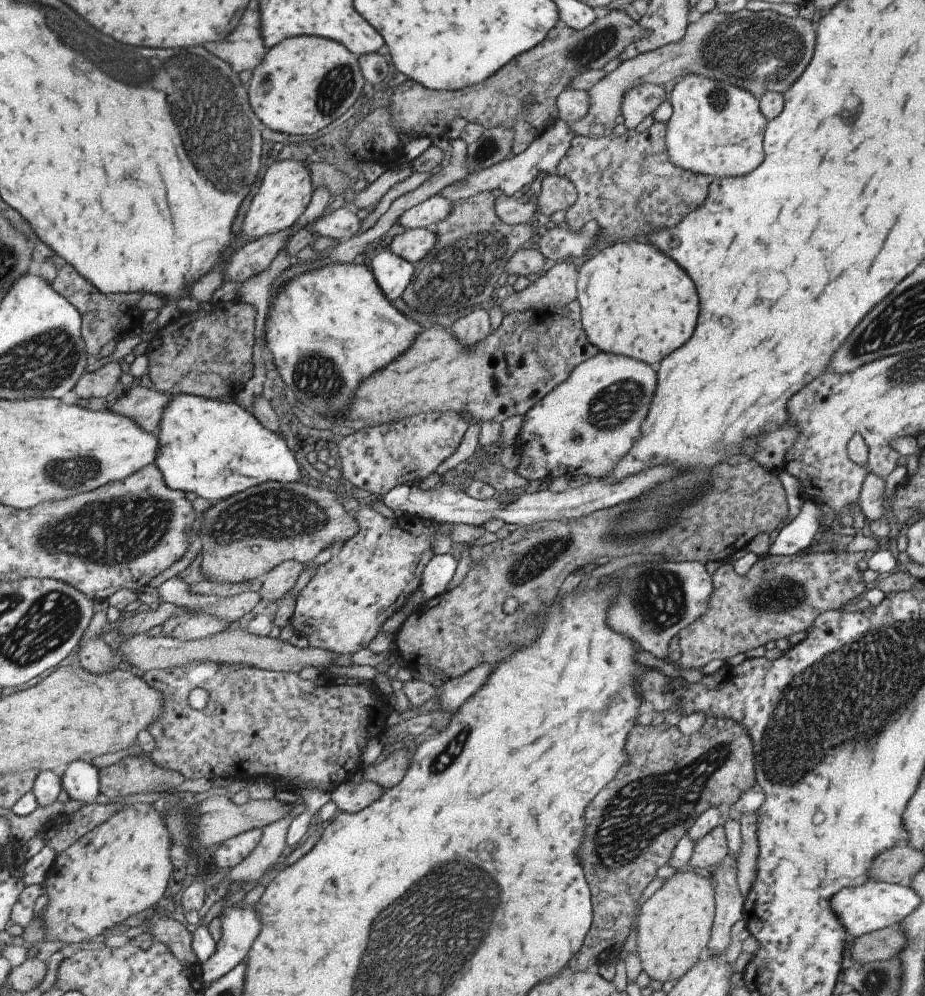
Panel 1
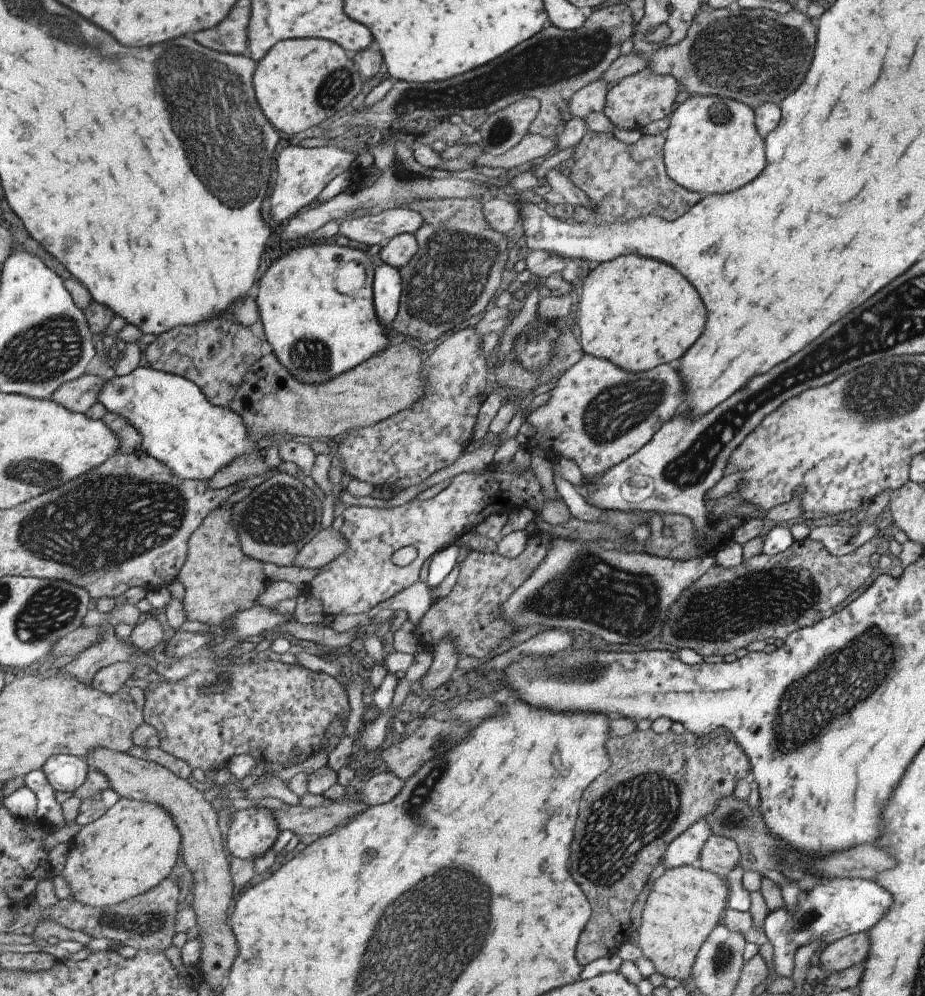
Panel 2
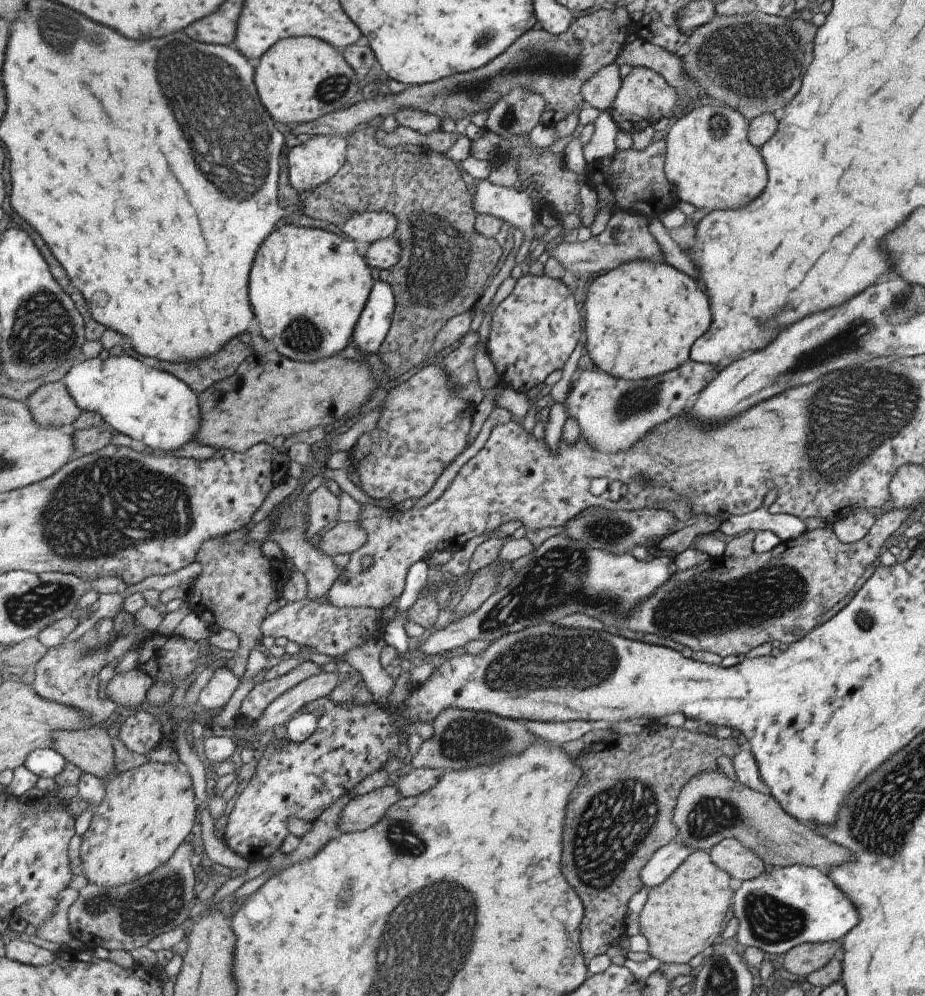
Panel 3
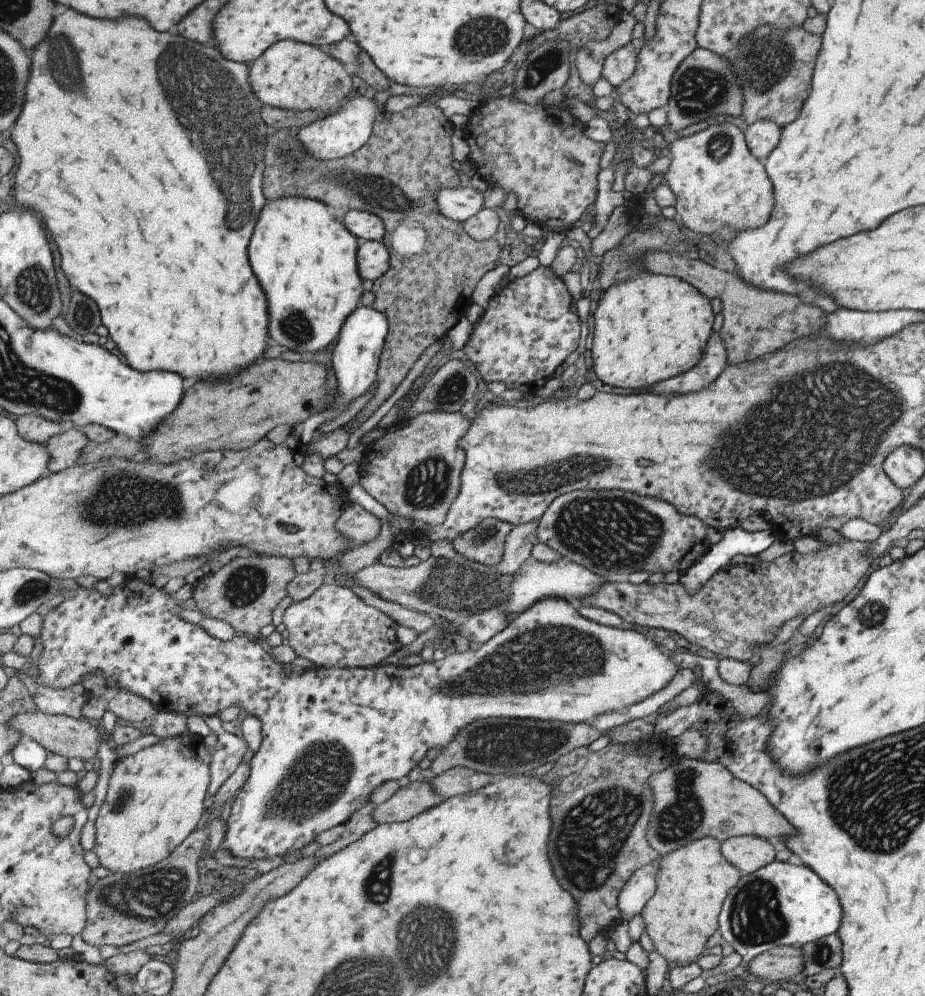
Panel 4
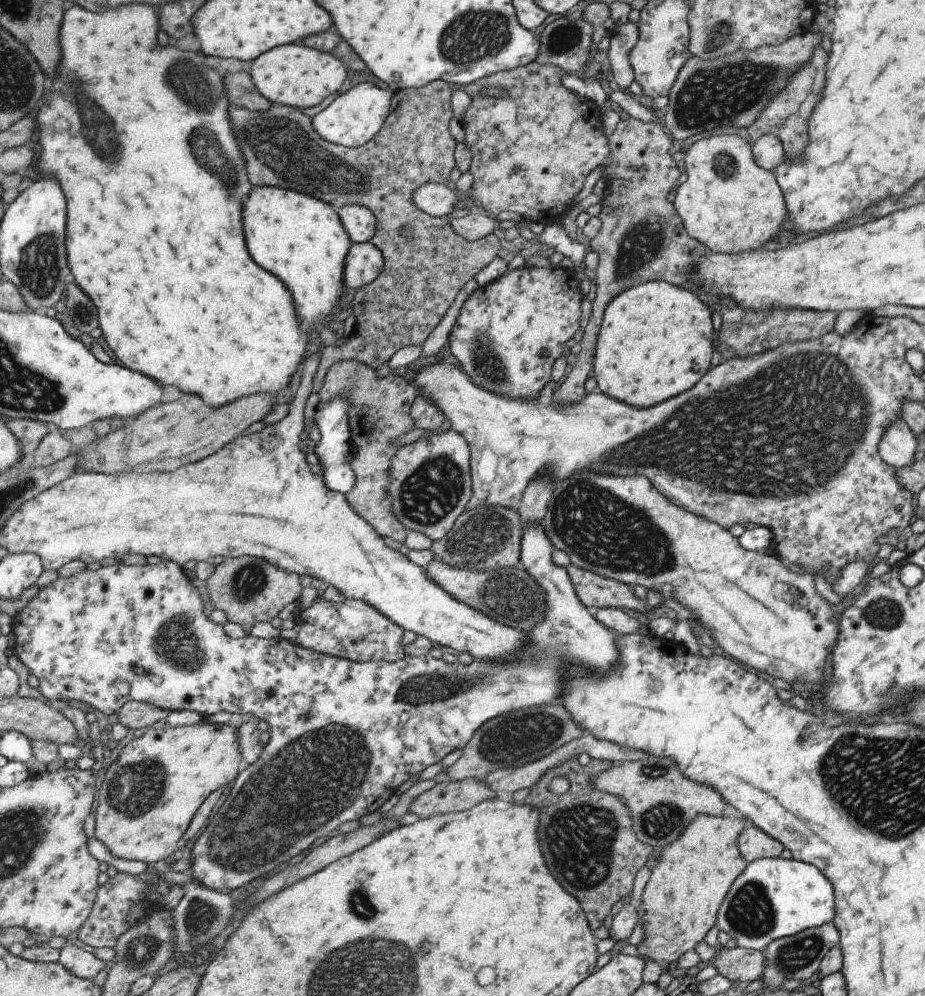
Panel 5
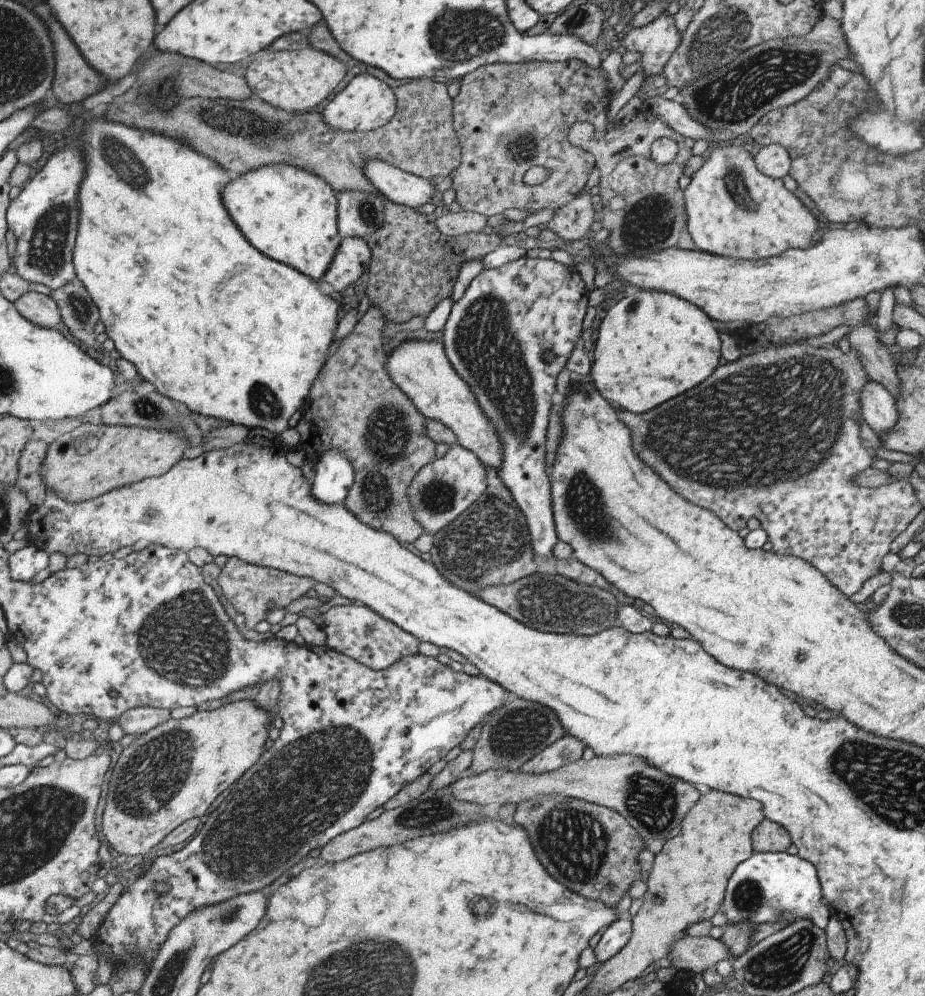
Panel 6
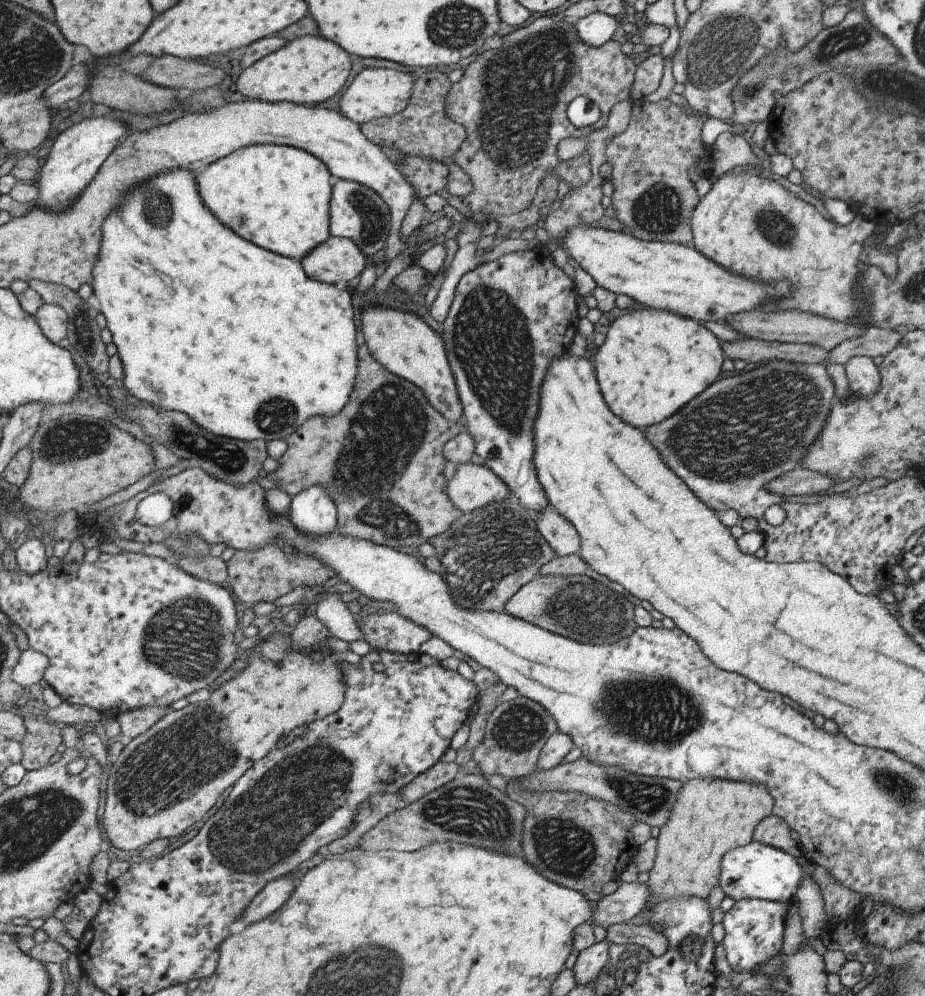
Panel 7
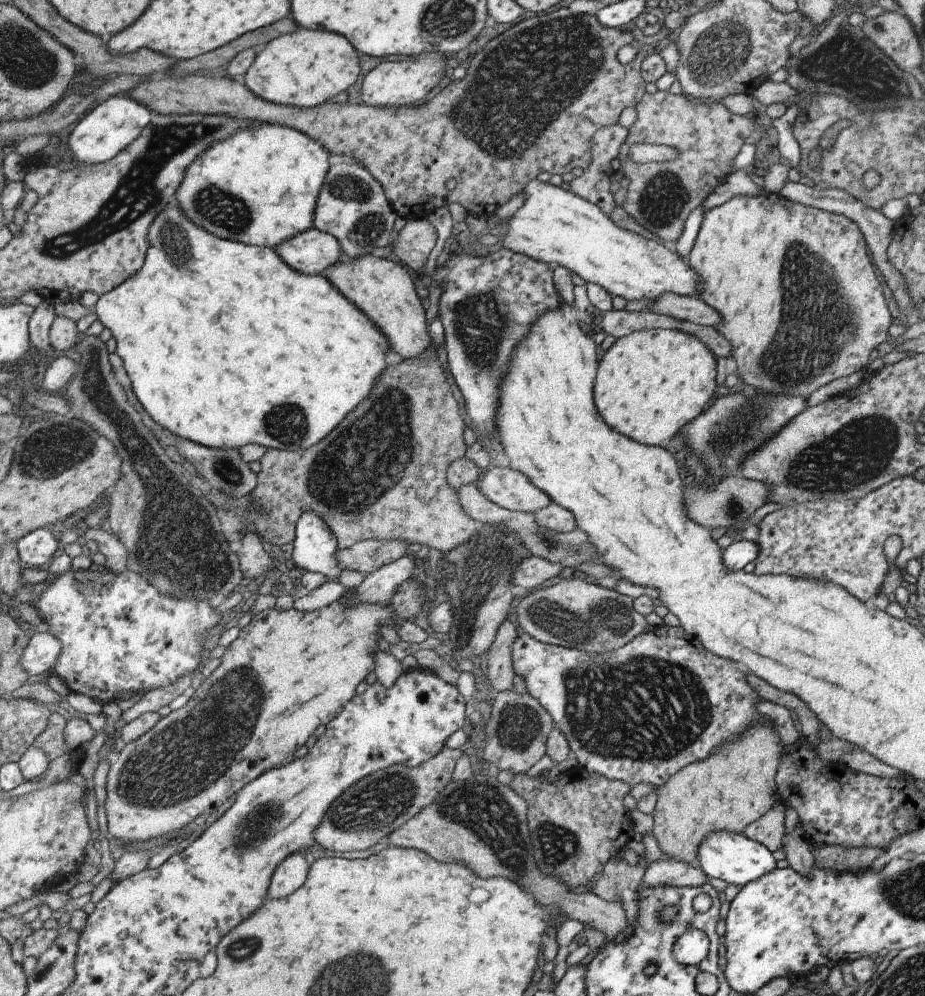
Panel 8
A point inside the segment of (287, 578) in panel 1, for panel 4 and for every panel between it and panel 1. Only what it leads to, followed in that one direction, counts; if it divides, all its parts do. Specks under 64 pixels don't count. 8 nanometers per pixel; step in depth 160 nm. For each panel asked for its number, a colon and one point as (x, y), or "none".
2: (329, 544)
3: (346, 536)
4: (362, 526)

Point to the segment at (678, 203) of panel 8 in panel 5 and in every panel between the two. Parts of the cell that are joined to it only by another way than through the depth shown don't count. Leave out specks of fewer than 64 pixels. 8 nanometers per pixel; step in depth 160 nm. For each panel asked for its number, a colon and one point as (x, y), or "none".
5: (641, 239)
6: (643, 209)
7: (655, 161)

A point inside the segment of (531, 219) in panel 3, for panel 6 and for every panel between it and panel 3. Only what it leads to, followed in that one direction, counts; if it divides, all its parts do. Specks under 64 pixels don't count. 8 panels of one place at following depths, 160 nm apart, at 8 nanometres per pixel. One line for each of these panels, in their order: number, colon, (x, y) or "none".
4: (460, 203)
5: (438, 199)
6: (400, 186)

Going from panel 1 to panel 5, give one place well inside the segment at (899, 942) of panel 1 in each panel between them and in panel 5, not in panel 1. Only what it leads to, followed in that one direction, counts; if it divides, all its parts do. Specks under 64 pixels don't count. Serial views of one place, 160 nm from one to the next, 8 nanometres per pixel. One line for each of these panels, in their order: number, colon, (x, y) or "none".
2: (841, 953)
3: (803, 958)
4: (781, 962)
5: (738, 965)

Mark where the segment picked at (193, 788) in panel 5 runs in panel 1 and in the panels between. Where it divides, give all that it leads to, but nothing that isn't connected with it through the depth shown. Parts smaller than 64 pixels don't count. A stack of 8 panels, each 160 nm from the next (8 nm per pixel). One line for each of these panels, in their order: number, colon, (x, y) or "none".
1: (122, 868)
2: (134, 846)
3: (148, 812)
4: (156, 797)

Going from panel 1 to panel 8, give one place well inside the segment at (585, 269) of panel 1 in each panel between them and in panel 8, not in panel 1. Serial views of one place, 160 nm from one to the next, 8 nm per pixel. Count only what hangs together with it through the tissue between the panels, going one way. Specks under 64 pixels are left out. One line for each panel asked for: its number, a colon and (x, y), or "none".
2: (636, 313)
3: (640, 318)
4: (650, 328)
5: (655, 340)
6: (650, 346)
7: (652, 362)
8: (649, 384)

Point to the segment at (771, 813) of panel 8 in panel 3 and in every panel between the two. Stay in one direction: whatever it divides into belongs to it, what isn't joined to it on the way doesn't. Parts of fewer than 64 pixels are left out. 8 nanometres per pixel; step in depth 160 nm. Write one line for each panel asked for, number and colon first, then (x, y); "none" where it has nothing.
3: (736, 860)
4: (747, 853)
5: (752, 843)
6: (767, 836)
7: (772, 831)

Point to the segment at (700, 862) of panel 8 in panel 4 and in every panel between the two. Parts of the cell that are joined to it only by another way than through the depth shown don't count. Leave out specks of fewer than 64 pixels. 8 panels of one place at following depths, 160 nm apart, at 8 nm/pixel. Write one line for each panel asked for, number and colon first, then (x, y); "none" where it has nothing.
4: (779, 904)
5: (772, 897)
6: (767, 887)
7: (751, 871)

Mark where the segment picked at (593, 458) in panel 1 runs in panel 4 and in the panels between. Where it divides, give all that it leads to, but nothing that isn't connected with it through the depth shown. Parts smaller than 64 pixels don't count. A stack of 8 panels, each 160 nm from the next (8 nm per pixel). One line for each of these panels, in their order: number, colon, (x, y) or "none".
2: (597, 414)
3: (612, 414)
4: (712, 361)

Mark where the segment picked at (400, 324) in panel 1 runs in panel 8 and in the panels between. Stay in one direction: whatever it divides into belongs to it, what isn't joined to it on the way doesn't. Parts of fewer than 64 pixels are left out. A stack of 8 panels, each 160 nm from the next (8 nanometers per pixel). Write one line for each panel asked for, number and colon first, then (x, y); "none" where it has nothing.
2: (318, 334)
3: (309, 286)
4: (307, 260)
5: (301, 238)
6: (291, 214)
7: (280, 196)
8: (261, 186)

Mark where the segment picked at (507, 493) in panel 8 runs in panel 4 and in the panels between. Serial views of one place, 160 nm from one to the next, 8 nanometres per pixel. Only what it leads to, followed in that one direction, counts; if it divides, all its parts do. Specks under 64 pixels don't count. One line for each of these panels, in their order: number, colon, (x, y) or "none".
4: (415, 471)
5: (431, 487)
6: (442, 492)
7: (473, 486)

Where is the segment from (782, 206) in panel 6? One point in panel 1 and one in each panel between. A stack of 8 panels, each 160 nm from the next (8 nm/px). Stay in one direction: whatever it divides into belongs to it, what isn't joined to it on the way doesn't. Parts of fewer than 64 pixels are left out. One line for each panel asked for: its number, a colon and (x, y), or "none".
1: (715, 129)
2: (711, 146)
3: (709, 161)
4: (718, 185)
5: (727, 203)

